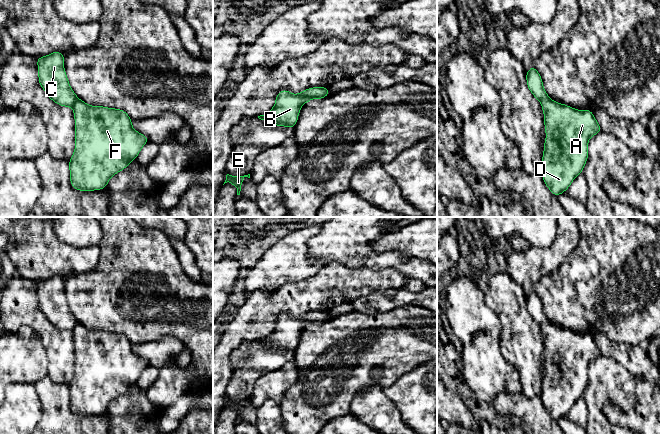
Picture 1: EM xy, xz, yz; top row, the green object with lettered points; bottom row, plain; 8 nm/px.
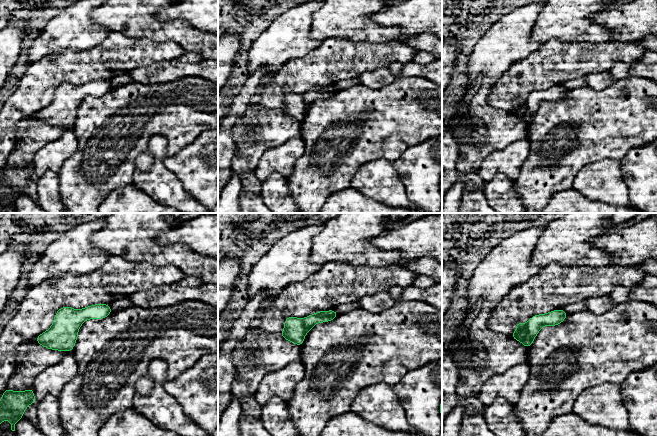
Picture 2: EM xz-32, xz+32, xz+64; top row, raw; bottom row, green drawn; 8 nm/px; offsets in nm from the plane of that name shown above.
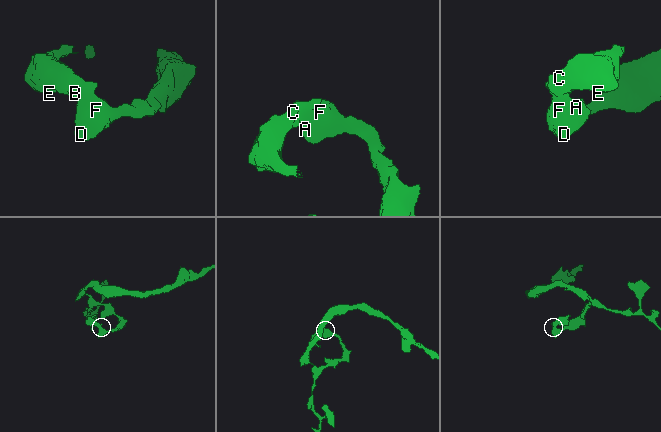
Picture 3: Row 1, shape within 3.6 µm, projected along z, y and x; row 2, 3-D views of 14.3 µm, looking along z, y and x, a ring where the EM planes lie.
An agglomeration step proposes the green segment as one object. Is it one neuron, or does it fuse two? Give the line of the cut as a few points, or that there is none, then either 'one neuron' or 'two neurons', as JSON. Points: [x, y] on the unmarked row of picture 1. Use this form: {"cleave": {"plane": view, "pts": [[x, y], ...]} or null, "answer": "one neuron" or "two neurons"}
{"cleave": {"plane": "yz", "pts": [[549, 322], [540, 325]]}, "answer": "two neurons"}

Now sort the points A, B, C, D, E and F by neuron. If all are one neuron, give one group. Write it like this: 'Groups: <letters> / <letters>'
Groups: A D F / B C E

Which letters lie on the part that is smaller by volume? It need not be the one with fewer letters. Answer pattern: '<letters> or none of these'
B, C, E

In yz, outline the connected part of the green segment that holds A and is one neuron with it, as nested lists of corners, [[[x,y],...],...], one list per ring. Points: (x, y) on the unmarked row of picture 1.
[[[551,323],[540,327],[546,356],[540,396],[548,413],[558,421],[583,396],[589,363],[602,353],[590,333],[577,334]]]

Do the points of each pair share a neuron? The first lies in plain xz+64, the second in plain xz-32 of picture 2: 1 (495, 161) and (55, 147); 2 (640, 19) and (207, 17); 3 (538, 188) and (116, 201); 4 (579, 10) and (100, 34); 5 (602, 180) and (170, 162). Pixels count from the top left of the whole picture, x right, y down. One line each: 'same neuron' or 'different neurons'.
1: same neuron
2: same neuron
3: different neurons
4: different neurons
5: different neurons

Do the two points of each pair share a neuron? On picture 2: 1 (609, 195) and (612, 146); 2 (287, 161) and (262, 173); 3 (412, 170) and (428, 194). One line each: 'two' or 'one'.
1: two
2: one
3: one

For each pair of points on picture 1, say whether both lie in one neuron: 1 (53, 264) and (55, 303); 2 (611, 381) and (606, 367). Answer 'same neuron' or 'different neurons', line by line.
1: different neurons
2: same neuron

